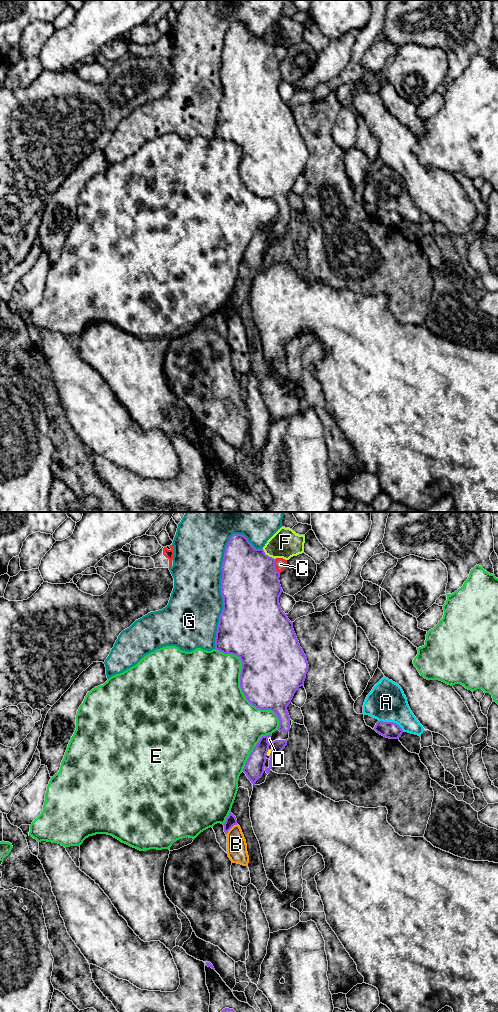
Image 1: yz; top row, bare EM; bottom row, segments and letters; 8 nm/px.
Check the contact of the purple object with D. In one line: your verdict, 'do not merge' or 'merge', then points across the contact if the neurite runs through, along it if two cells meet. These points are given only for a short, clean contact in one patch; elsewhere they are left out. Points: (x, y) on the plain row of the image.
do not merge | along yz (270, 224), (268, 230)

